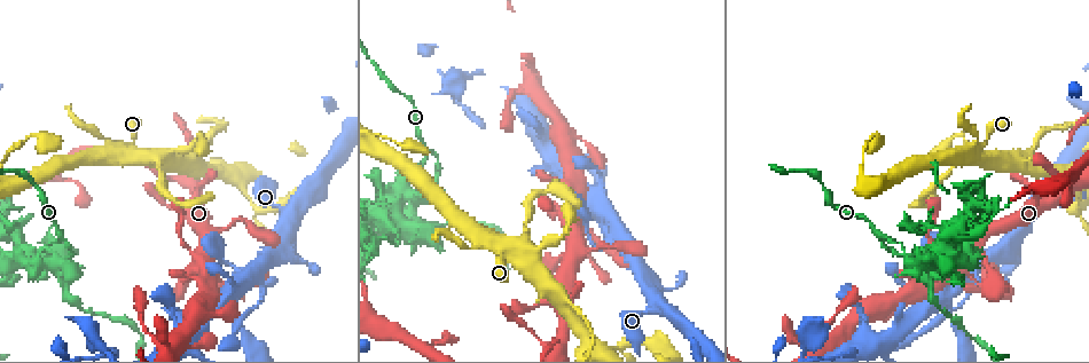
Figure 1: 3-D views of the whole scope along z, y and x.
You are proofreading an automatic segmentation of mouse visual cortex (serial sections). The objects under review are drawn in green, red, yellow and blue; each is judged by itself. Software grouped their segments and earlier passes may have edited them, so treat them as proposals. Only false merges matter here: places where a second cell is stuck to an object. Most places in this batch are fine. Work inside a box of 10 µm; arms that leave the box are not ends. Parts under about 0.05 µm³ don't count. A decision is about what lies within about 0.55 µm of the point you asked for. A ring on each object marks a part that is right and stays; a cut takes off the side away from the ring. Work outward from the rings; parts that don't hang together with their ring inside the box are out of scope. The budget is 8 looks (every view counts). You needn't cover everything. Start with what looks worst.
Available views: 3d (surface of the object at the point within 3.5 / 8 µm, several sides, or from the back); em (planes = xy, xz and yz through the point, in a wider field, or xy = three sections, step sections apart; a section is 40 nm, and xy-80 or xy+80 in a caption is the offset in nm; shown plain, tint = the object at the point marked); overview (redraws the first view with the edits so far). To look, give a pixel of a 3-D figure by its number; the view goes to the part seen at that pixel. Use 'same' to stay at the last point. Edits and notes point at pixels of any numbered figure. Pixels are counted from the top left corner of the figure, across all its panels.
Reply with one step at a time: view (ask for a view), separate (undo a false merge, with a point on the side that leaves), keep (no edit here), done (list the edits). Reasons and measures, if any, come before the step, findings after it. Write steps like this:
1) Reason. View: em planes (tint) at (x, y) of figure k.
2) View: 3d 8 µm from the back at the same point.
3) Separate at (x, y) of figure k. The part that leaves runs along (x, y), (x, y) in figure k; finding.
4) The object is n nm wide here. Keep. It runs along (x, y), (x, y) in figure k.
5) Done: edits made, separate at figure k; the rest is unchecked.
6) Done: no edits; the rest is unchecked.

Abrupt turn. View: 3d 3.5 µm from the back at (156, 338) of figure 1.

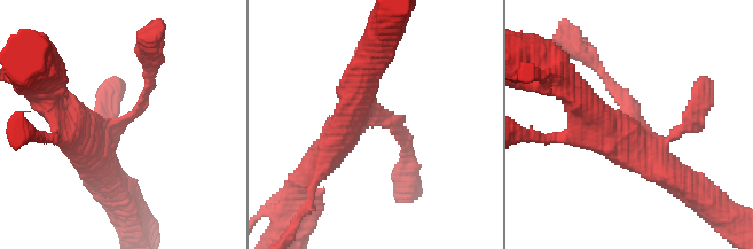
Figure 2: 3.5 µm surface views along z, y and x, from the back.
View: em xy step 5 (tint) at (113, 121) of figure 2.

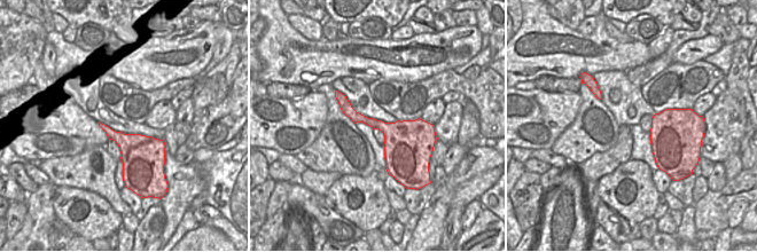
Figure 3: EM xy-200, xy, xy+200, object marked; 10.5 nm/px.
Keep. It runs along (315, 163), (358, 122), (397, 125), (407, 154) in figure 2; continuous, no second cell.

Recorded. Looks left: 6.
View: 3d 3.5 µm from the back at (70, 265) of figure 1.

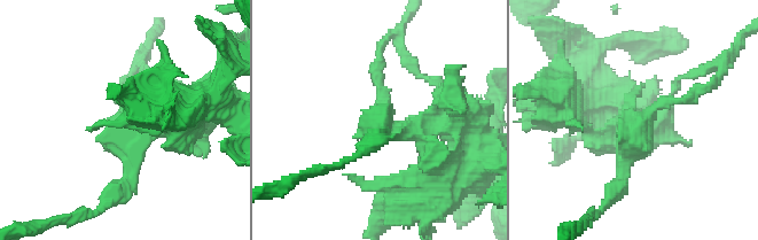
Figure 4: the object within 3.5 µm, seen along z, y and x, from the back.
View: em xy step 3 (tint) at (641, 121) of figure 4.

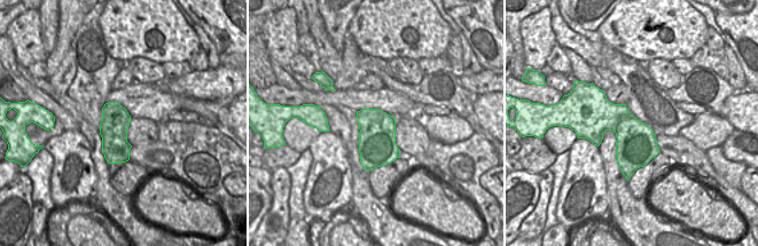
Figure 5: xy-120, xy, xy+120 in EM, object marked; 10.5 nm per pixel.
3 arms meet here. Separate at (610, 137) of figure 4. A second cell is stuck on.

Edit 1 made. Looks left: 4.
Abrupt turn. View: 3d 3.5 µm at (227, 260) of figure 1.

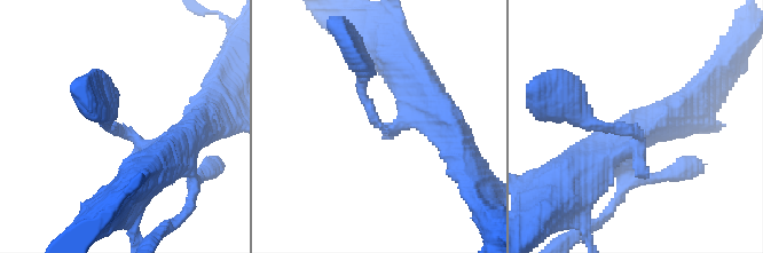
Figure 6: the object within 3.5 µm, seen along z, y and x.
Now the EM. View: em xy step 1 (tint) at (632, 131) of figure 6.

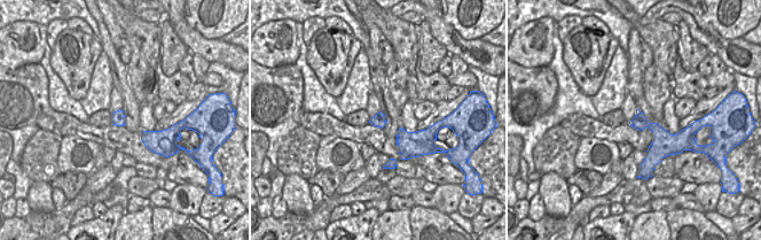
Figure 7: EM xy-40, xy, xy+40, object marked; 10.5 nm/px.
View: em xy step 3 (tint) at the same point.

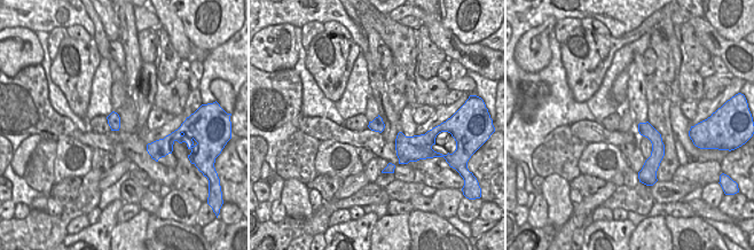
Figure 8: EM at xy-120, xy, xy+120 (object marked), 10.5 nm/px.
Keep. It runs along (185, 134), (146, 148), (100, 105) in figure 6; all the same cell.

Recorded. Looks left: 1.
Done: edits made, separate at figure 4; the rest is unchecked.

